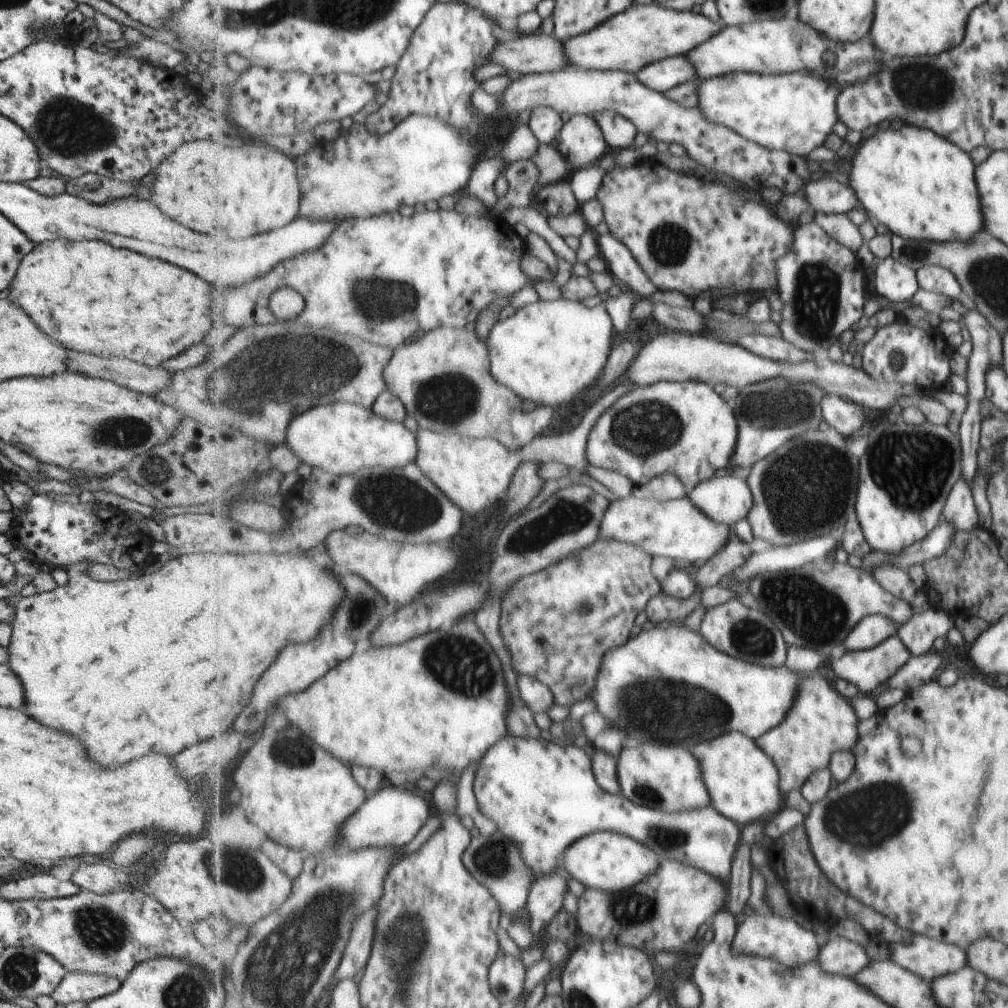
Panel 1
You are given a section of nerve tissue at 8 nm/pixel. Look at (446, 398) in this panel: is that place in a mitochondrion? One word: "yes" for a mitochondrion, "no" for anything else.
yes

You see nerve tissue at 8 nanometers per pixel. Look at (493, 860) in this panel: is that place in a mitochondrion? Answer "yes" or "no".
yes

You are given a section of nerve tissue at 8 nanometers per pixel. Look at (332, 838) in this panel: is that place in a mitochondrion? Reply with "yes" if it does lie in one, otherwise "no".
no

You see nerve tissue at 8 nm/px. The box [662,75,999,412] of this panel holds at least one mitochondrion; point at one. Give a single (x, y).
(811, 316)

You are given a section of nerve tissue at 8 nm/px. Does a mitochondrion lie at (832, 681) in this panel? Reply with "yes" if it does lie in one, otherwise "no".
no

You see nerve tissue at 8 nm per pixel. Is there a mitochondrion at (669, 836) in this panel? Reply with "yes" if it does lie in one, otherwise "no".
yes

